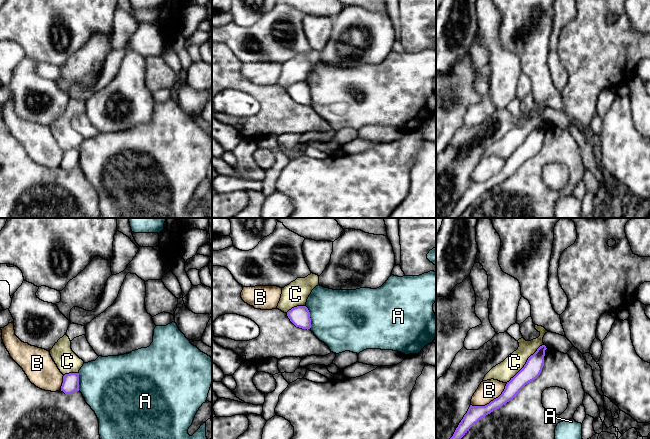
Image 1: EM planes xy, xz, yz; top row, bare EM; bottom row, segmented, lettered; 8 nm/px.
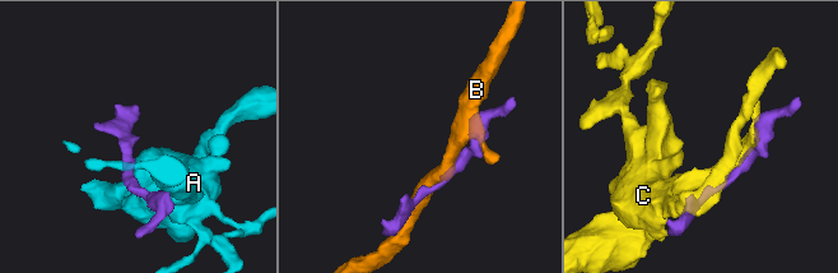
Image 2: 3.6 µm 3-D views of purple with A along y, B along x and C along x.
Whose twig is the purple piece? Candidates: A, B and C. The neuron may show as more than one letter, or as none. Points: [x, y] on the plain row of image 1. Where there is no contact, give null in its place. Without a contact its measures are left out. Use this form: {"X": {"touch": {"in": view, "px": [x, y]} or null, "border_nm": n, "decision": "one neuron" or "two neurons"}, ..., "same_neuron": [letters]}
{"A": {"touch": {"in": "xz", "px": [309, 93]}, "border_nm": 190, "decision": "two neurons"}, "B": {"touch": {"in": "yz", "px": [491, 177]}, "border_nm": 340, "decision": "two neurons"}, "C": {"touch": {"in": "yz", "px": [526, 139]}, "border_nm": 440, "decision": "one neuron"}, "same_neuron": ["C"]}

